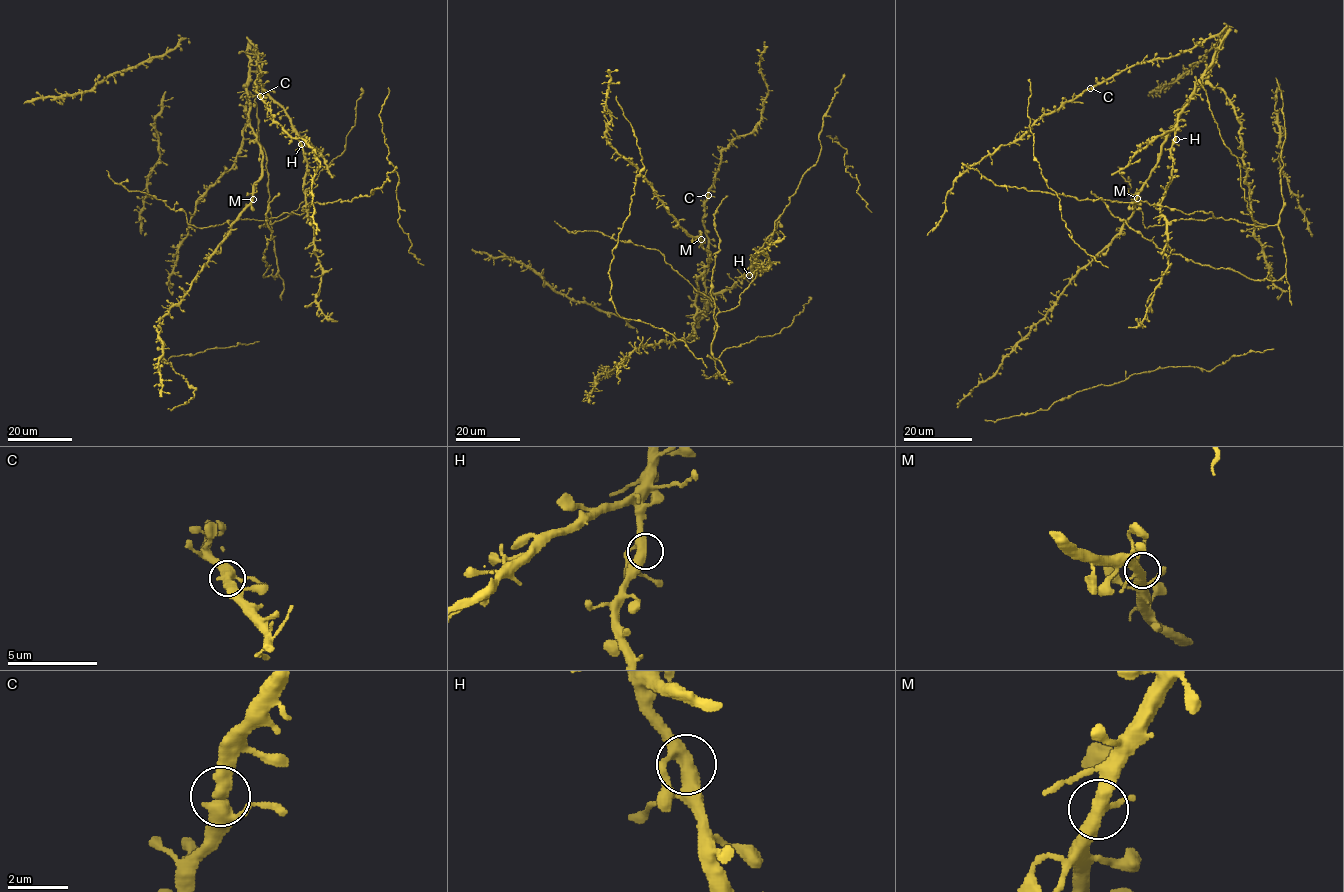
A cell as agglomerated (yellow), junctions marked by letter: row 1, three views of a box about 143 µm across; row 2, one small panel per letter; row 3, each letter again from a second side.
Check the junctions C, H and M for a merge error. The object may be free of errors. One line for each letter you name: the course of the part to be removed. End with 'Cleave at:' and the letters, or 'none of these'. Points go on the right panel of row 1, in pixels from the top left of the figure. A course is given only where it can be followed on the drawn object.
Cleave at: none of these

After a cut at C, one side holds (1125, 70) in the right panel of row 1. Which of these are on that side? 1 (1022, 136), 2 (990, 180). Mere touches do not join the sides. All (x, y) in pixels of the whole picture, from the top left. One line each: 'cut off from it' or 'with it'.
1: cut off from it
2: with it

